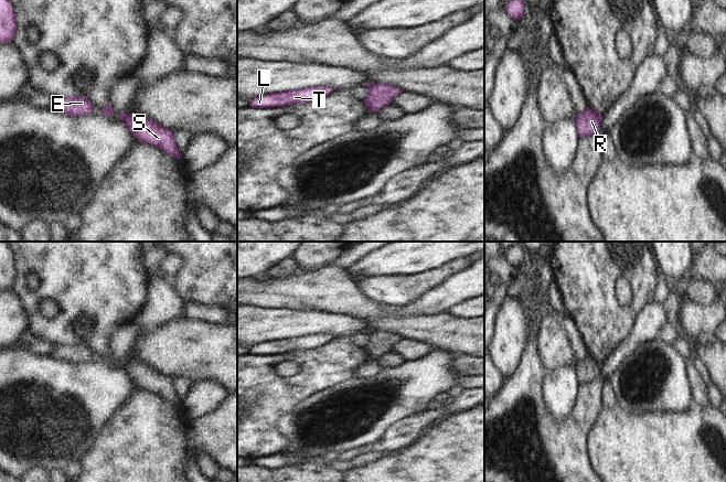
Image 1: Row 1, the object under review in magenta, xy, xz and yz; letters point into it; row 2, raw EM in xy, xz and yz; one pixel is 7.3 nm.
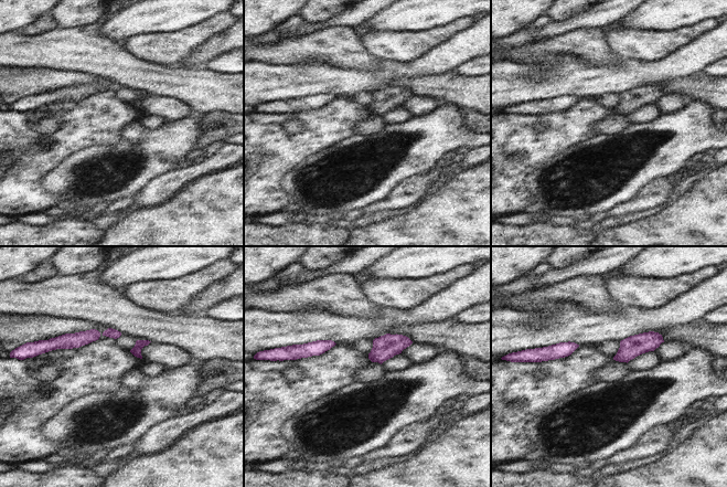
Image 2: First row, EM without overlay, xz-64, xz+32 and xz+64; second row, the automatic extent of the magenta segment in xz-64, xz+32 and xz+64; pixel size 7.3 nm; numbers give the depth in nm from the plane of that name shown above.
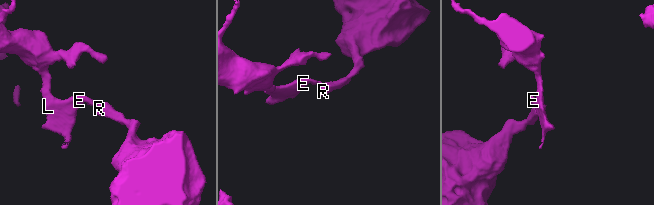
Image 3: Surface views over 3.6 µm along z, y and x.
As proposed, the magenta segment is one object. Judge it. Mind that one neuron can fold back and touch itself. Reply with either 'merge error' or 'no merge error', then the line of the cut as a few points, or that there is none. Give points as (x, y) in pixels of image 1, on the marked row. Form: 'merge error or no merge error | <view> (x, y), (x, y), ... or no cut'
merge error | xz (372, 84), (369, 88)

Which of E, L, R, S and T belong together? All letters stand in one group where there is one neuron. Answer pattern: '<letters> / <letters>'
E L T / R S

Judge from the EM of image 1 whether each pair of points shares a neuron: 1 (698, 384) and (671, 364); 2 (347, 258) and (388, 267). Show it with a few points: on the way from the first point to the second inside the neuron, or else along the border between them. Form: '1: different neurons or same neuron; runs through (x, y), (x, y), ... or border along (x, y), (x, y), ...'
1: different neurons; border along (682, 357), (690, 385), (691, 402)
2: different neurons; border along (370, 253), (358, 259), (347, 269)

